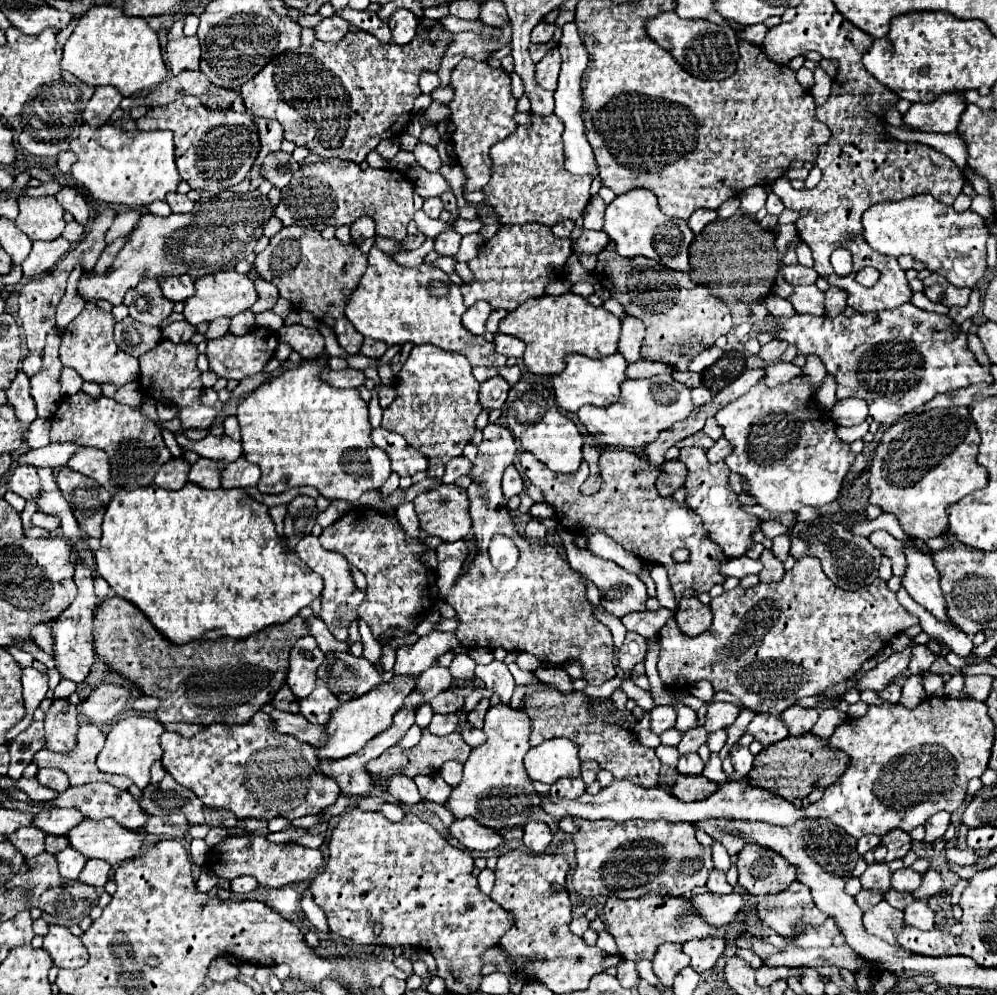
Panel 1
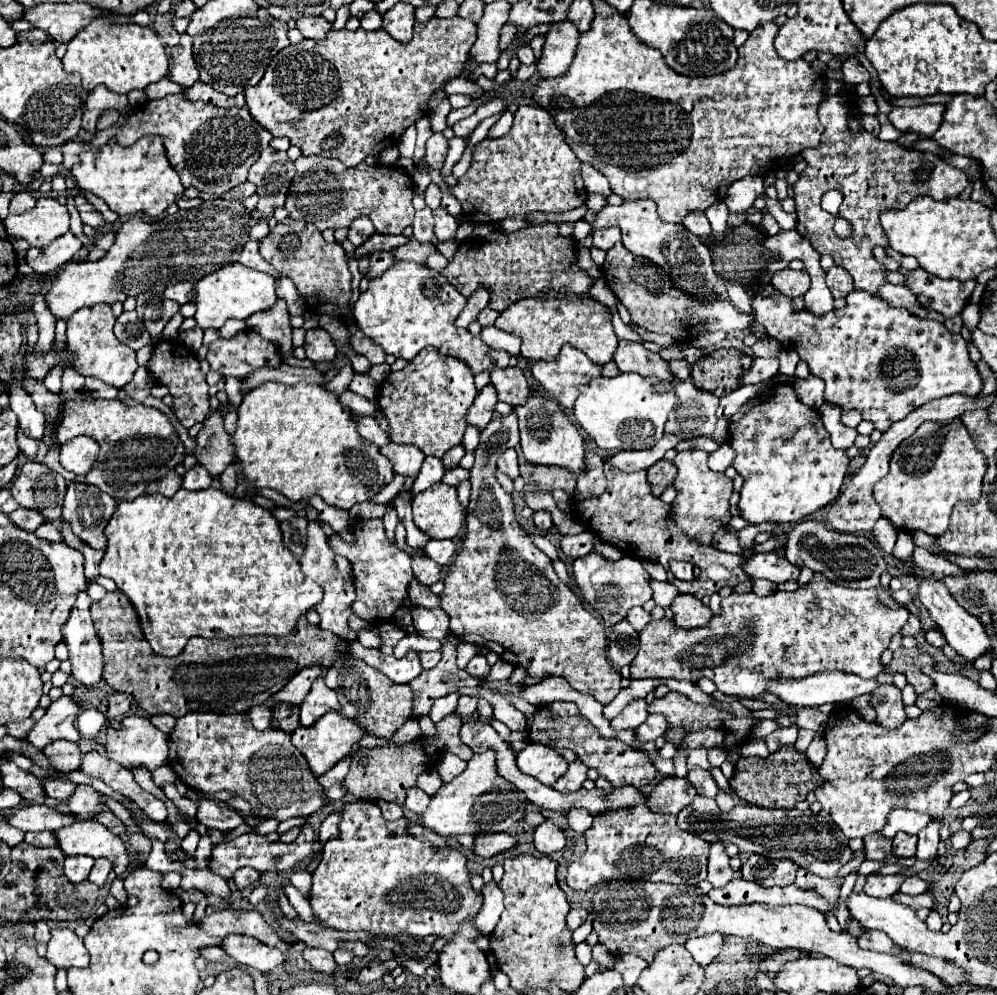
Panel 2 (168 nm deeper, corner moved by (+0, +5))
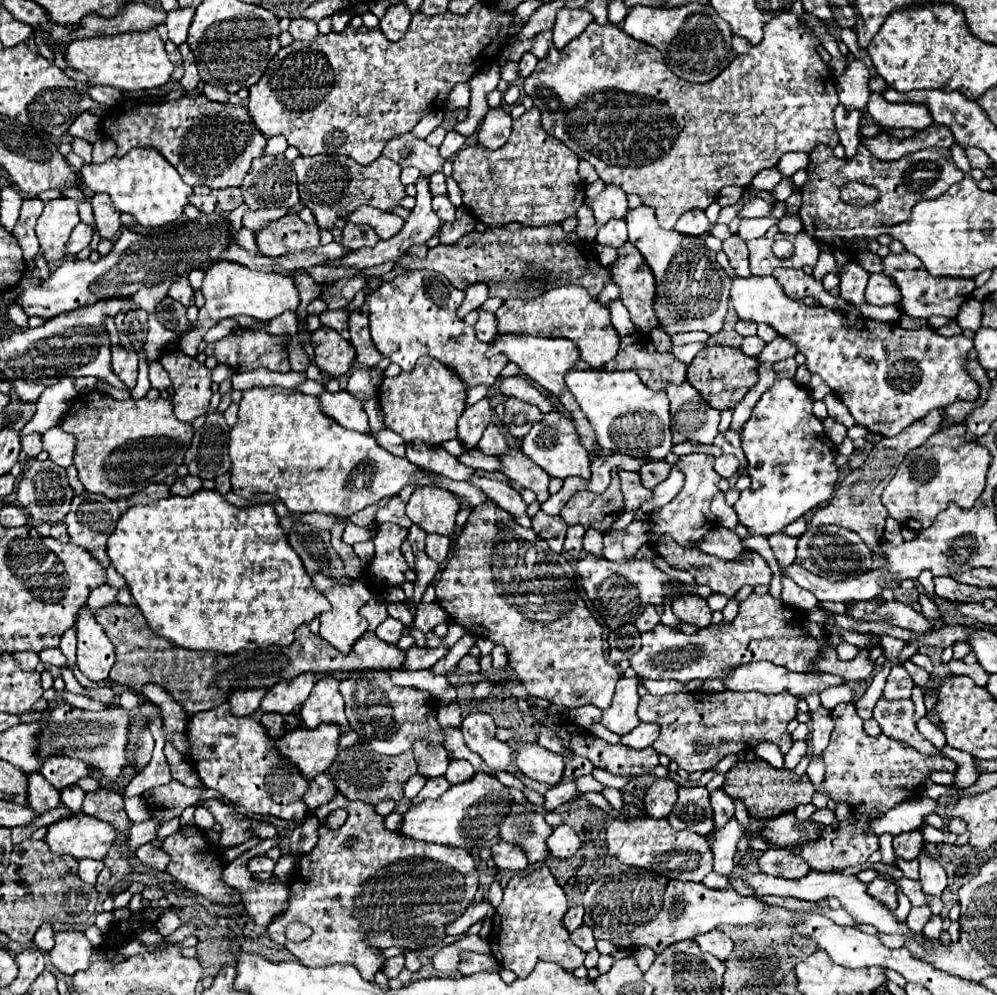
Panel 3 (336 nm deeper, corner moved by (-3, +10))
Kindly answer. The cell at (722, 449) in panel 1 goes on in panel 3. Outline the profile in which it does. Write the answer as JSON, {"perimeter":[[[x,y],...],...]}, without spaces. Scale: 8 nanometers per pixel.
{"perimeter":[[[723,454],[723,456],[715,458],[715,470],[719,472],[721,478],[727,480],[727,478],[731,478],[733,474],[739,472],[739,460],[737,460],[735,456],[731,456],[731,454]]]}

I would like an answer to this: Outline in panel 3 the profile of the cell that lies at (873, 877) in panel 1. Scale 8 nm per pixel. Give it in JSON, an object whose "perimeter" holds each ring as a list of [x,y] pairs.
{"perimeter":[[[877,876],[873,882],[867,884],[867,894],[875,896],[881,904],[887,904],[887,908],[897,908],[897,886],[893,882],[887,882],[885,878]]]}

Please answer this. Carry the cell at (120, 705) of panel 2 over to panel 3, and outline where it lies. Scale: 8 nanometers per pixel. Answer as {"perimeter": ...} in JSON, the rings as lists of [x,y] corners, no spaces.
{"perimeter":[[[95,686],[95,688],[85,688],[85,696],[89,696],[91,700],[99,700],[99,702],[113,702],[115,694],[111,688],[107,686]]]}

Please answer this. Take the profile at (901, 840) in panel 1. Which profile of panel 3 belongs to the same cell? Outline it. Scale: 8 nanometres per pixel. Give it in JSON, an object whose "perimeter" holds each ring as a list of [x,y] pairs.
{"perimeter":[[[919,830],[915,832],[905,832],[893,838],[893,848],[895,854],[903,860],[915,860],[923,848],[923,836]]]}

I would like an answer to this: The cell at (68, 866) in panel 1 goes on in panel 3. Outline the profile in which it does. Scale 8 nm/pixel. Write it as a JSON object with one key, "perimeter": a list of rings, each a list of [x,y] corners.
{"perimeter":[[[79,860],[79,878],[85,884],[95,886],[95,880],[101,870],[103,870],[103,862],[99,862],[99,860]]]}

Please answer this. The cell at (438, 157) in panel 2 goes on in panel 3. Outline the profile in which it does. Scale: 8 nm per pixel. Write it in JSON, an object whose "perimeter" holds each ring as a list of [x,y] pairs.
{"perimeter":[[[449,130],[447,136],[445,136],[445,140],[443,140],[443,144],[441,144],[441,148],[439,148],[439,152],[441,152],[441,156],[447,160],[447,158],[451,158],[455,152],[459,152],[459,150],[465,146],[465,142],[467,142],[465,136],[461,136],[461,134],[455,132],[455,130]]]}

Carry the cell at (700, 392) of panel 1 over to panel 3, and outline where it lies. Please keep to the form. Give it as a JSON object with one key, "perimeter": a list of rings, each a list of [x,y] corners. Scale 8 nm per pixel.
{"perimeter":[[[689,384],[667,388],[667,398],[671,404],[671,432],[673,442],[693,440],[699,444],[711,444],[719,434],[719,412],[709,408],[703,396]]]}

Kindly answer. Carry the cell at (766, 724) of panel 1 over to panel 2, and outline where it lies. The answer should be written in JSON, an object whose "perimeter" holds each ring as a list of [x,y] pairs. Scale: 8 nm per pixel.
{"perimeter":[[[796,725],[780,727],[772,735],[766,737],[766,747],[768,747],[768,751],[778,751],[778,747],[782,747],[782,745],[794,745],[796,737],[798,737],[798,727]]]}

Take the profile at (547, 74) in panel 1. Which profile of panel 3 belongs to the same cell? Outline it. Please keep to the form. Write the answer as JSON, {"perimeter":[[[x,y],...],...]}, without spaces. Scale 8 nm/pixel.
{"perimeter":[[[569,8],[559,10],[553,26],[555,48],[563,48],[567,42],[577,38],[587,28],[589,22],[593,22],[593,16],[587,10],[569,10]]]}

